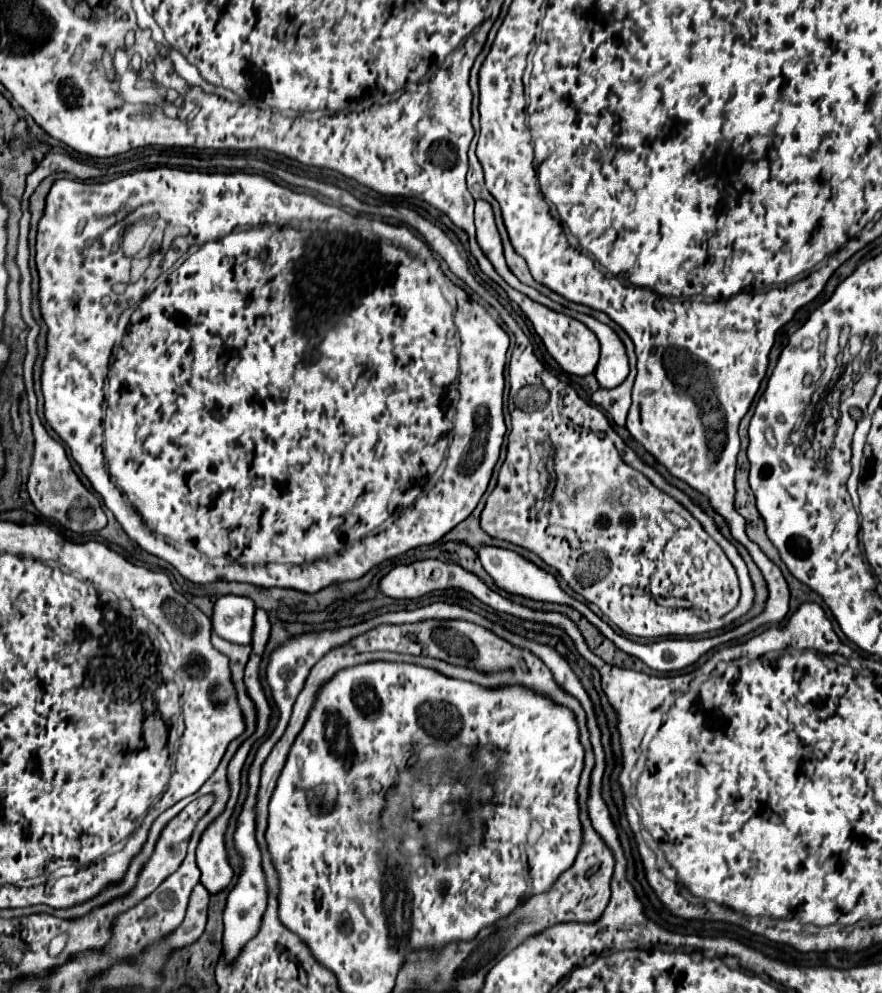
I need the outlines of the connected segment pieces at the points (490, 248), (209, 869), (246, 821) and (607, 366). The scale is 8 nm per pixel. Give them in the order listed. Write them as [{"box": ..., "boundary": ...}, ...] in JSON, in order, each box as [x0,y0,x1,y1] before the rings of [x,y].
[{"box":[476,201,568,313],"boundary":[[[476,201],[476,239],[478,239],[478,245],[482,247],[482,251],[486,253],[486,257],[492,261],[494,269],[498,271],[498,275],[514,289],[518,289],[520,293],[528,295],[530,299],[558,311],[558,313],[568,313],[566,307],[554,303],[552,299],[548,299],[546,295],[542,295],[540,291],[524,285],[522,281],[518,281],[514,277],[514,273],[508,269],[506,261],[504,261],[504,251],[502,251],[502,239],[500,239],[500,233],[496,229],[496,221],[494,221],[494,213],[492,213],[492,205],[488,201]]]},{"box":[196,811,234,893],"boundary":[[[226,811],[218,821],[214,821],[202,835],[196,861],[202,871],[202,885],[210,893],[224,891],[234,875],[234,869],[228,863],[228,851],[224,845],[224,835],[228,829],[230,811]]]},{"box":[224,807,268,963],"boundary":[[[244,807],[242,815],[238,817],[236,833],[234,833],[236,847],[240,855],[244,857],[244,871],[236,883],[236,887],[228,895],[226,911],[224,911],[224,959],[230,963],[236,961],[236,955],[244,949],[244,943],[248,939],[254,939],[256,931],[260,929],[260,917],[264,917],[264,907],[268,907],[268,885],[266,885],[266,875],[262,869],[262,853],[256,843],[256,809],[254,807]]]},{"box":[572,311,630,389],"boundary":[[[572,311],[572,317],[582,321],[590,331],[594,331],[600,345],[602,345],[600,361],[598,361],[598,367],[596,367],[596,379],[598,379],[600,387],[604,387],[604,389],[618,387],[628,377],[628,371],[630,371],[624,343],[620,341],[620,337],[608,325],[596,321],[590,315]]]}]

